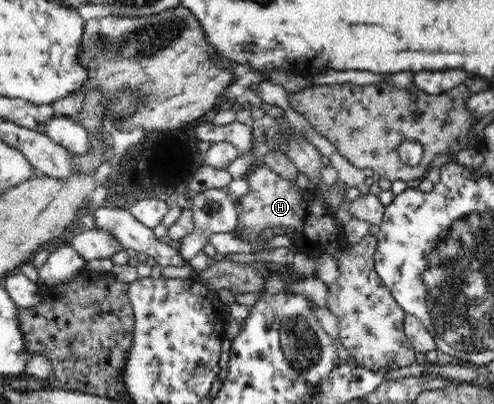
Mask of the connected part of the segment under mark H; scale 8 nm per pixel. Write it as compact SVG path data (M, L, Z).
M258 164L248 172L246 179L249 191L236 198L237 224L235 233L248 242L254 242L264 235L264 229L275 231L275 235L287 235L295 243L296 252L306 255L331 255L338 260L340 273L328 287L328 303L326 306L332 315L338 318L338 341L350 353L356 366L370 371L396 370L416 363L417 352L404 332L405 312L392 297L392 293L383 284L375 270L374 253L376 253L376 235L366 234L358 243L348 244L344 227L334 220L334 209L323 199L316 198L316 191L302 190L294 180L288 180L277 174L270 166Z

